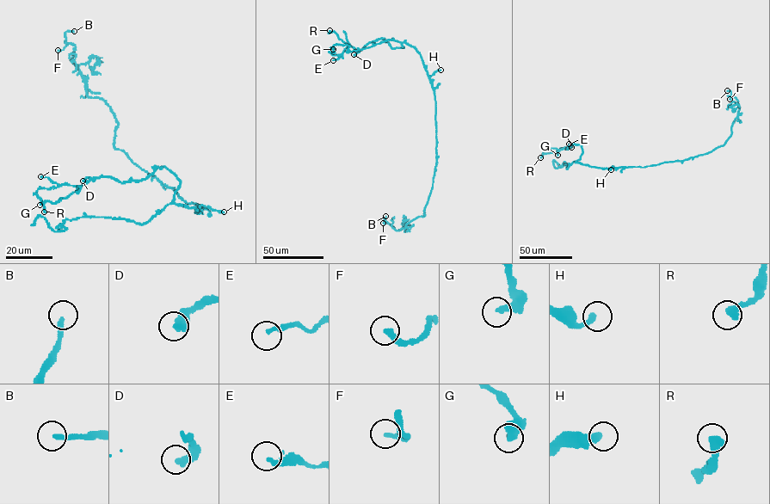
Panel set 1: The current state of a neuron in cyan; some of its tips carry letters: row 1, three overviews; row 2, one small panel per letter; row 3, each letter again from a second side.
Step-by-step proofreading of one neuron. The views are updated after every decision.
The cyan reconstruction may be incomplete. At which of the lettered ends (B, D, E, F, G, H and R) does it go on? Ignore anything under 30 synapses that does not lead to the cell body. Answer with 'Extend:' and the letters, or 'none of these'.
Extend: B, E, F

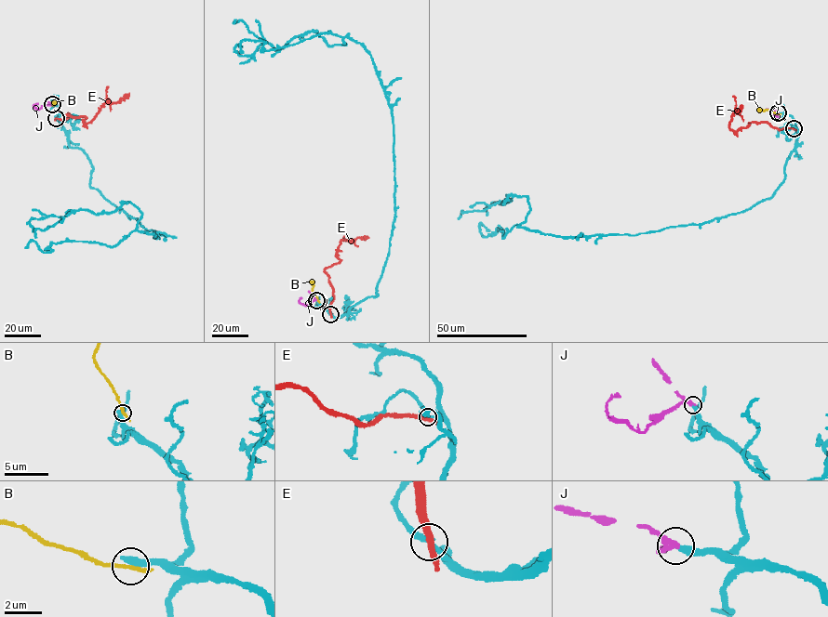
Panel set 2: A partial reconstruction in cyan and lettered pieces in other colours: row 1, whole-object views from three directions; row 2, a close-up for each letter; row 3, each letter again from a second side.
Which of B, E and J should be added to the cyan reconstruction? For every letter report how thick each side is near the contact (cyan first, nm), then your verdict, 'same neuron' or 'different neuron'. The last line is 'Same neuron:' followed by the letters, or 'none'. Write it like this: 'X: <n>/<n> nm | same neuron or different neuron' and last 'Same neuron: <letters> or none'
B: 440/280 nm | different neuron
E: 220/320 nm | different neuron
J: 320/260 nm | same neuron
Same neuron: J

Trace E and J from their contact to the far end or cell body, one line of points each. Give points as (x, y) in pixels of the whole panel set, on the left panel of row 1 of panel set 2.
E: (56, 118), (64, 120), (68, 113), (85, 117), (86, 124), (90, 122), (103, 103), (118, 101), (128, 93)
J: (52, 104), (36, 110), (33, 105), (38, 103)

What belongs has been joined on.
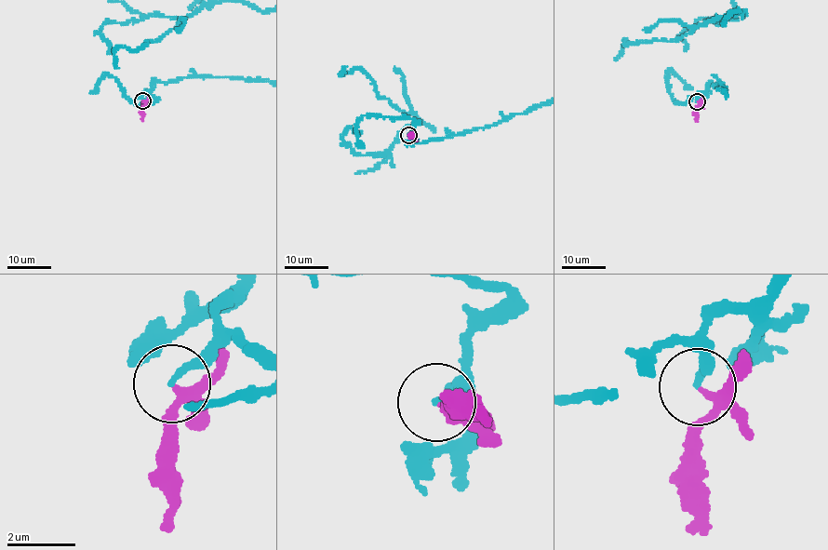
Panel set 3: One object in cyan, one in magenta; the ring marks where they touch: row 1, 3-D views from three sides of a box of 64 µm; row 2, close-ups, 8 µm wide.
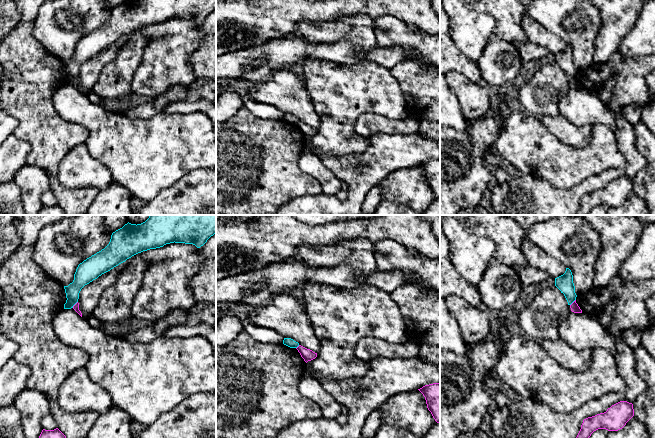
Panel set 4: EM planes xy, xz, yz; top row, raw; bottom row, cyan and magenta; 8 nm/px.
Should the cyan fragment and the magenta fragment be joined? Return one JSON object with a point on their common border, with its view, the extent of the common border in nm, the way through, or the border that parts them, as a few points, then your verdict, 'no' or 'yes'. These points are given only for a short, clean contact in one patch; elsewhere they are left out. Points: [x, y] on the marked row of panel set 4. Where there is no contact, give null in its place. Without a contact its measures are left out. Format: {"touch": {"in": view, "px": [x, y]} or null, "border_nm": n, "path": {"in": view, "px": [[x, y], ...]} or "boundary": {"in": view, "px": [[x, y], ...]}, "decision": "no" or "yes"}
{"touch": {"in": "xy", "px": [75, 303]}, "border_nm": 70, "boundary": {"in": "xy", "px": [[77, 301], [72, 307]]}, "decision": "no"}

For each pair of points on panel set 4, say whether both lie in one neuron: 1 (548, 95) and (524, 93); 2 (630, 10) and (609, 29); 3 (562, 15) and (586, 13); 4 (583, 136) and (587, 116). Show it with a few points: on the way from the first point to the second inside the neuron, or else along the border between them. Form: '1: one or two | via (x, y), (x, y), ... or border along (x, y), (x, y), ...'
1: one | via (542, 95), (530, 94)
2: one | via (625, 13), (614, 24)
3: one | via (568, 14), (580, 14)
4: two | border along (563, 117), (575, 125), (593, 125)

